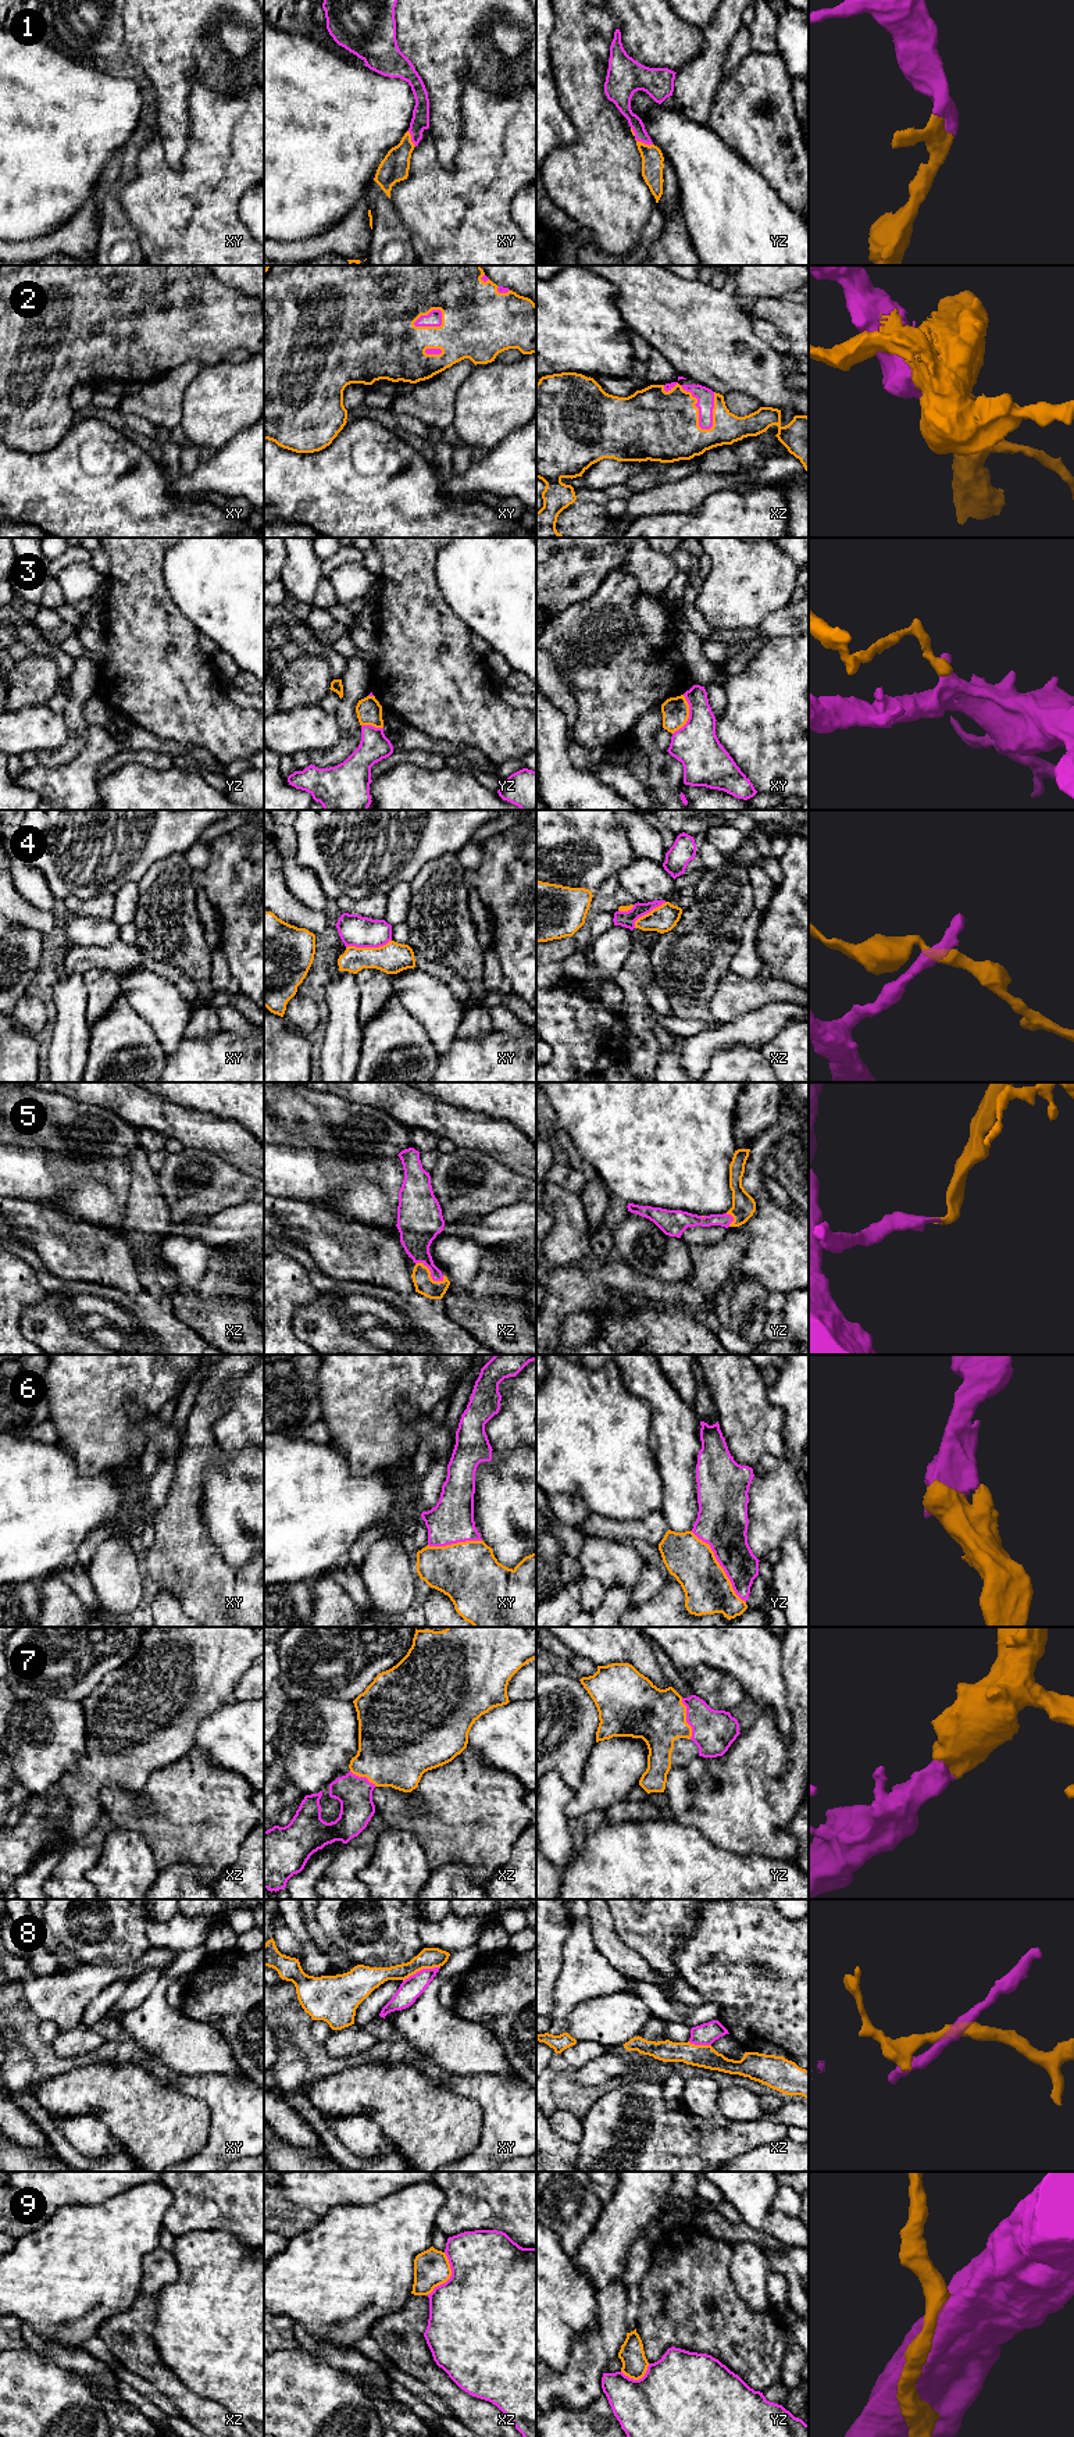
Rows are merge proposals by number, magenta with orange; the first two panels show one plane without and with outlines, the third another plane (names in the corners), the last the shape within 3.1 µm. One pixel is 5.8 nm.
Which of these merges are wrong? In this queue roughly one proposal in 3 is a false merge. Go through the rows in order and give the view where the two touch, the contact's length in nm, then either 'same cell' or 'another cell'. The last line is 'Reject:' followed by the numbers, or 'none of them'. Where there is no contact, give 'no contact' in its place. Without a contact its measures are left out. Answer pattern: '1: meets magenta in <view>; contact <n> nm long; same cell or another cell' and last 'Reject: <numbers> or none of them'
1: meets magenta in yz; contact 110 nm long; same cell
2: meets magenta in xz; contact 320 nm long; same cell
3: meets magenta in xy; contact 240 nm long; another cell
4: meets magenta in xy; contact 260 nm long; another cell
5: meets magenta in xz; contact 190 nm long; same cell
6: meets magenta in yz; contact 500 nm long; same cell
7: meets magenta in yz; contact 240 nm long; same cell
8: meets magenta in xy; contact 240 nm long; another cell
9: meets magenta in xz; contact 260 nm long; another cell
Reject: 3, 4, 8, 9

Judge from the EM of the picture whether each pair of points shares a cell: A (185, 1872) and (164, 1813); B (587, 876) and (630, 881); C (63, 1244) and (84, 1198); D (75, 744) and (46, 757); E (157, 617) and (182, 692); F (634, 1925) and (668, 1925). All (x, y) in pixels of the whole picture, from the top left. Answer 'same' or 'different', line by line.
A: different
B: different
C: different
D: same
E: same
F: same

